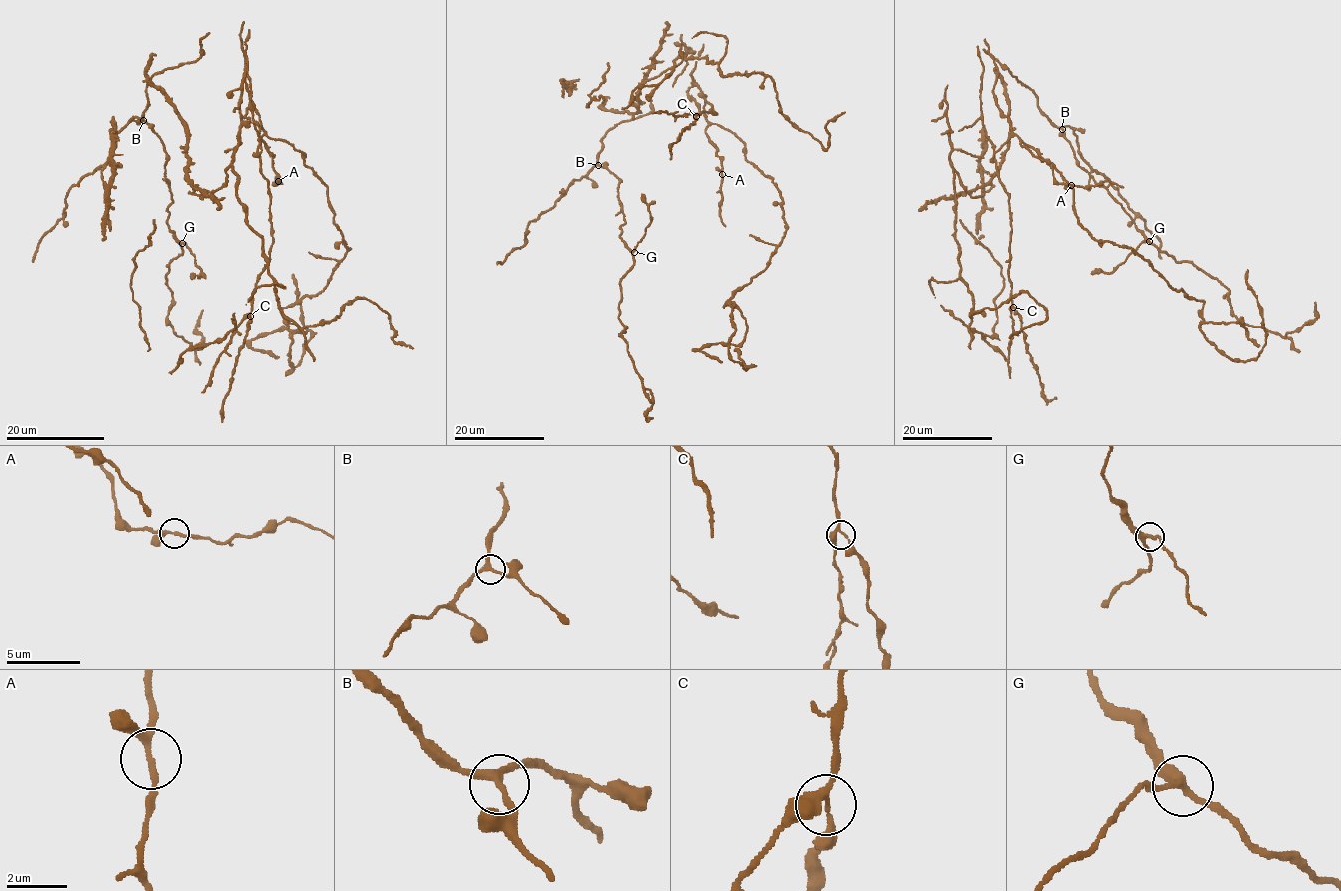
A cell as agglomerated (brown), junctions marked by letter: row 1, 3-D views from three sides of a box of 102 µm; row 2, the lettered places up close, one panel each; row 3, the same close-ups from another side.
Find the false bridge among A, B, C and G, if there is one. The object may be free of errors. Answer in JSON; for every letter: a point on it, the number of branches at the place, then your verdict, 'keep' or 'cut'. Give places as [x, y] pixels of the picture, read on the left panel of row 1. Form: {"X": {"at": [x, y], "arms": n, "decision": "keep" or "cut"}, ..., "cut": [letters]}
{"A": {"at": [278, 181], "arms": 3, "decision": "keep"}, "B": {"at": [143, 120], "arms": 3, "decision": "keep"}, "C": {"at": [250, 316], "arms": 3, "decision": "keep"}, "G": {"at": [182, 243], "arms": 3, "decision": "keep"}, "cut": []}

